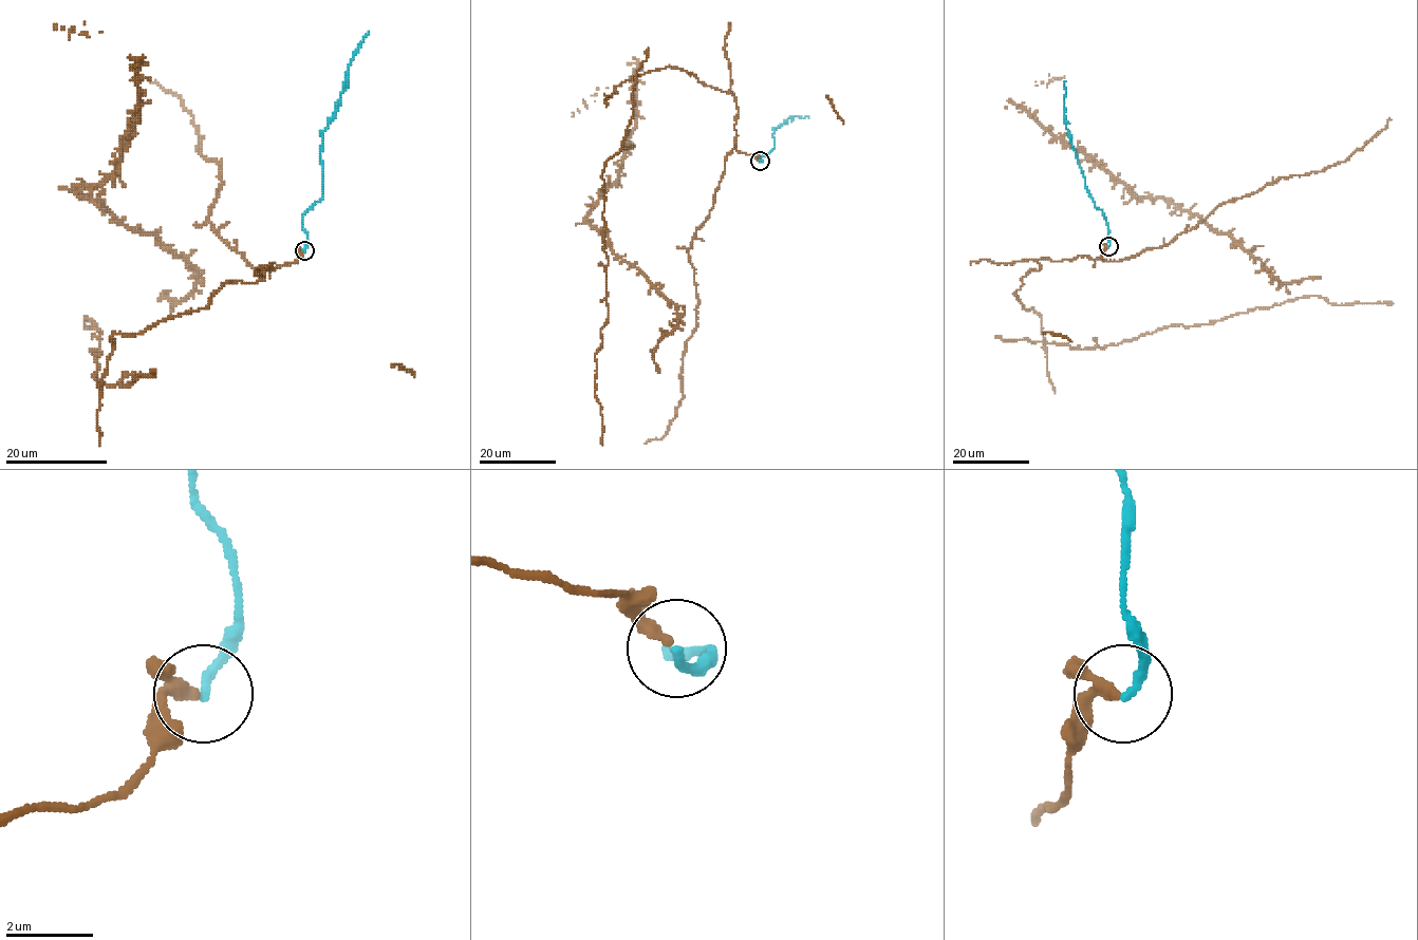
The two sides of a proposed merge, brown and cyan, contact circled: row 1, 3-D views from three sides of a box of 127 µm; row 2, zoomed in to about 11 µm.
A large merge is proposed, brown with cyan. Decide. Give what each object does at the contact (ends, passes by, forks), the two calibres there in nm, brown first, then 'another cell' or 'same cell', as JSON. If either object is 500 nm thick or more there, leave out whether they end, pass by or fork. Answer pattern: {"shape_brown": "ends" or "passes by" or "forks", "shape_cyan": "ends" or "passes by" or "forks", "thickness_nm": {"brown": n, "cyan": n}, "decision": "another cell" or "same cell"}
{"shape_brown": "passes by", "shape_cyan": "ends", "thickness_nm": {"brown": 200, "cyan": 200}, "decision": "same cell"}

